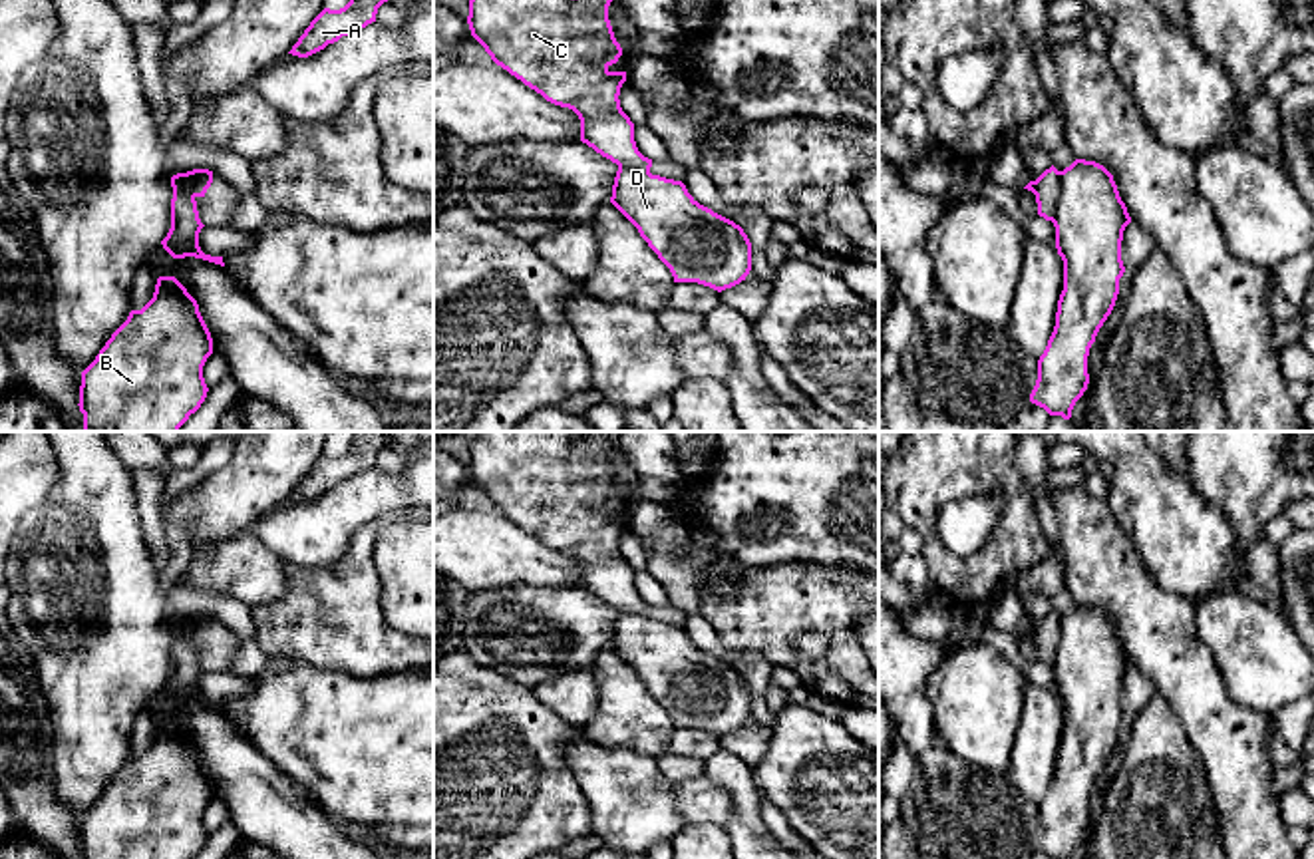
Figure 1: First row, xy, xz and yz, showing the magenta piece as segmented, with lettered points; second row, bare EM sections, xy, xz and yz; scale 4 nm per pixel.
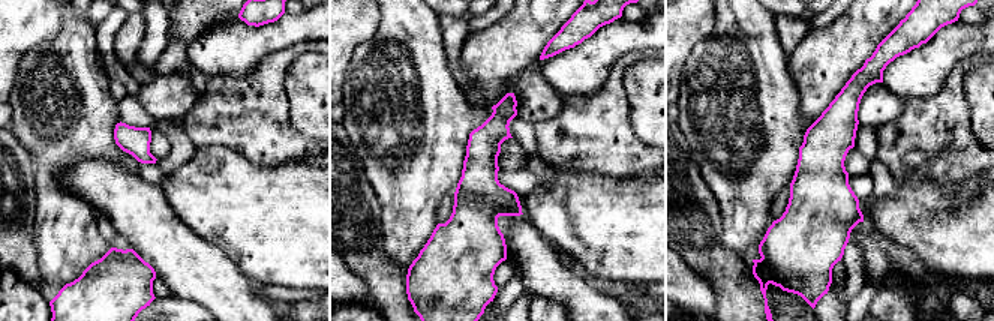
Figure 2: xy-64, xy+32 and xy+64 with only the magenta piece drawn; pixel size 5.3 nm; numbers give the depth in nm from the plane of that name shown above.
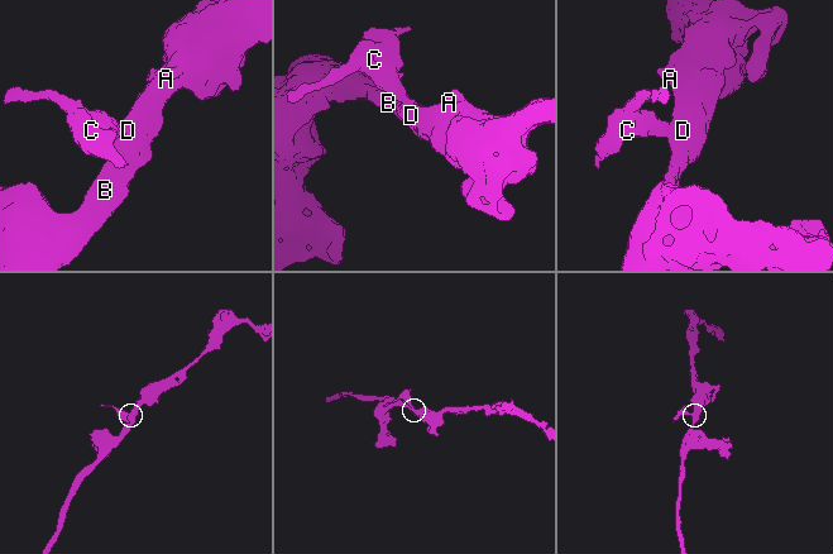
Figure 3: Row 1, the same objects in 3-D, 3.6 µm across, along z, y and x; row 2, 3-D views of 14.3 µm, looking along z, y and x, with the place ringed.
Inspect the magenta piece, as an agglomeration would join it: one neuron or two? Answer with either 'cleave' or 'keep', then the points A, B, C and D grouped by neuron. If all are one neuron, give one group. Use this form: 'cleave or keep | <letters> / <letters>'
cleave | A B D / C

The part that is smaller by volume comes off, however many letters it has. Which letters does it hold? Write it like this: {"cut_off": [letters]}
{"cut_off": ["C"]}

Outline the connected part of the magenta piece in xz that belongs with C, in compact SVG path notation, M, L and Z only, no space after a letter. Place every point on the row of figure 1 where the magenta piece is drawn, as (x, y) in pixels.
M469 0L471 36L491 60L541 93L547 101L573 109L580 119L580 141L618 167L650 171L634 141L634 123L620 107L626 72L610 72L622 48L614 38L608 6L612 0Z

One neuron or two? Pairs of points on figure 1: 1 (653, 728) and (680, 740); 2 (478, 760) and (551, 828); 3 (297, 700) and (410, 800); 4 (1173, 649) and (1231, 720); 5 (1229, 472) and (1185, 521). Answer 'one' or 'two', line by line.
1: two
2: one
3: one
4: one
5: two

